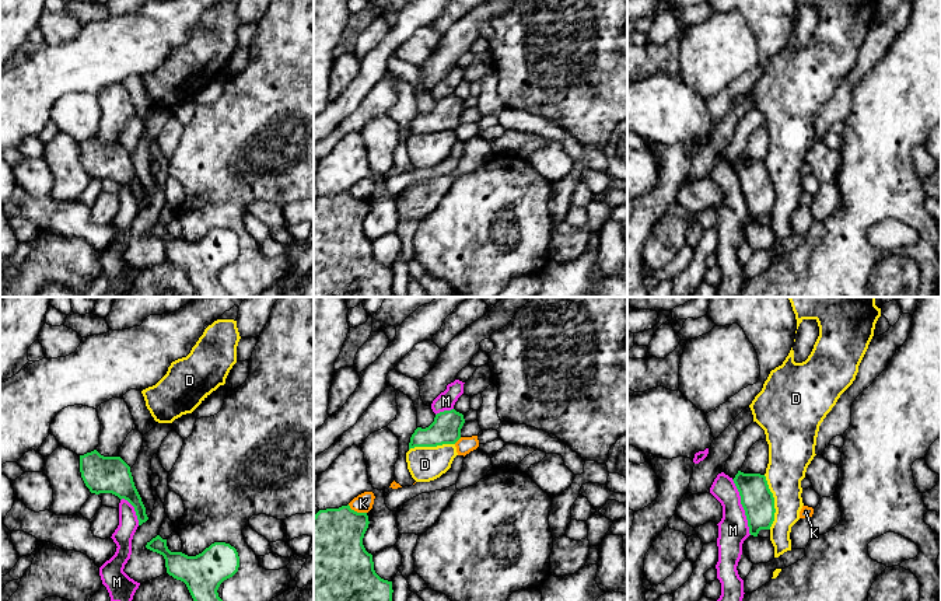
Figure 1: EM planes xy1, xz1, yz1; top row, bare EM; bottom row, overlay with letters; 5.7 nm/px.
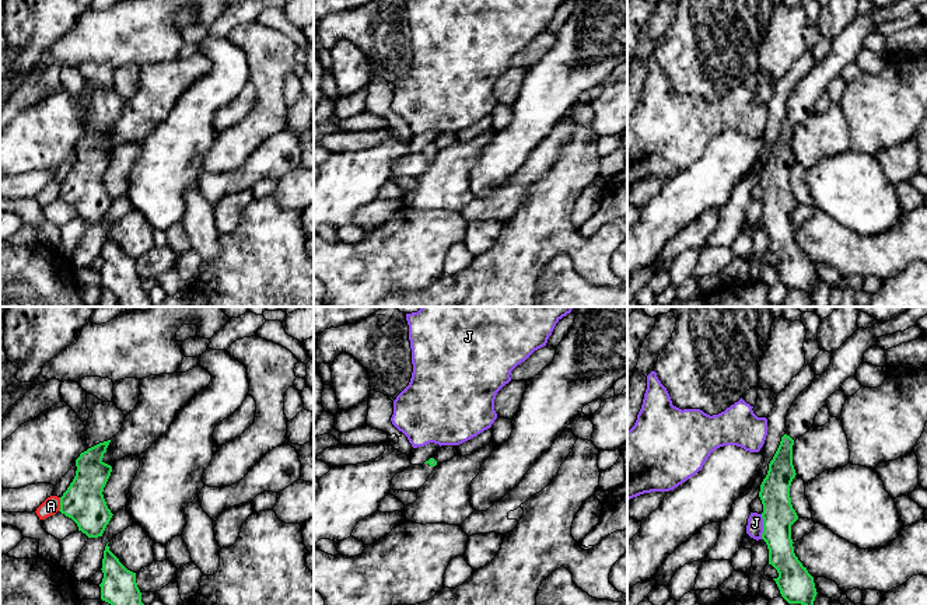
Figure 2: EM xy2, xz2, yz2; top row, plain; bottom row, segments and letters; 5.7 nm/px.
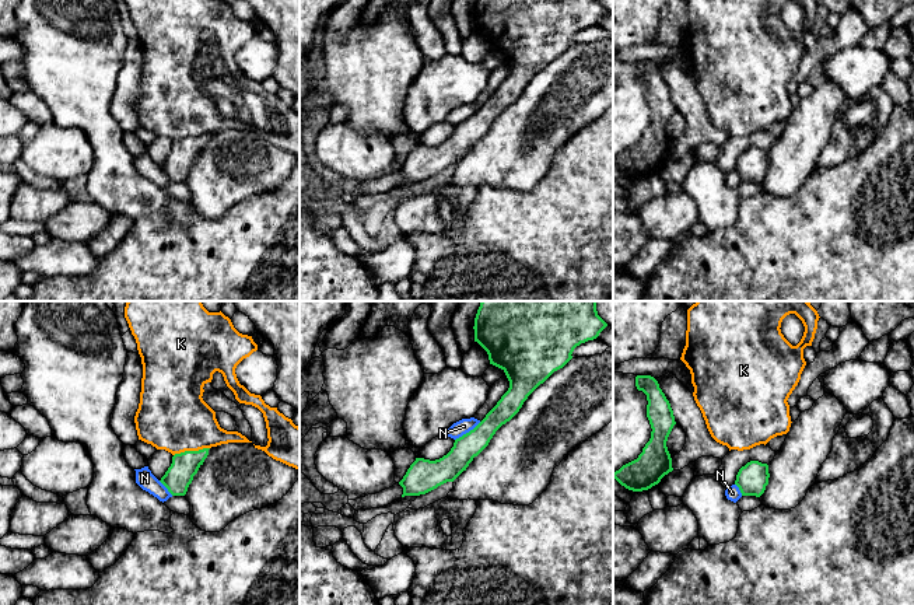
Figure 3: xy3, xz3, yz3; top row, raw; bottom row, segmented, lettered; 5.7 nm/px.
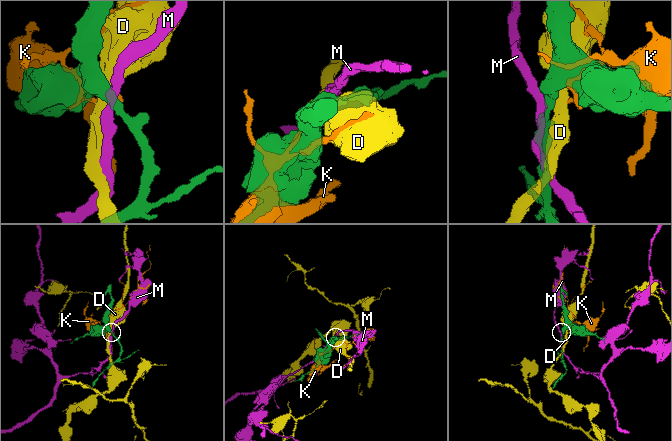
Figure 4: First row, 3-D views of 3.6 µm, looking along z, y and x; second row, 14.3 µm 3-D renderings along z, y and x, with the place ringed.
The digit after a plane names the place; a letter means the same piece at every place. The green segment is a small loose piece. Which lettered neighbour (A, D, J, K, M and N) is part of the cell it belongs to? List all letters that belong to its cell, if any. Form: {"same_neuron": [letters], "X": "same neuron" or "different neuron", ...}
{"same_neuron": [], "A": "different neuron", "D": "different neuron", "J": "different neuron", "K": "different neuron", "M": "different neuron", "N": "different neuron"}

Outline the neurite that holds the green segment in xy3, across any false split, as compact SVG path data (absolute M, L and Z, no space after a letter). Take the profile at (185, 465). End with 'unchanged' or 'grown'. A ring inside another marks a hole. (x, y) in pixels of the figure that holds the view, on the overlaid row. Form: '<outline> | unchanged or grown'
M210 448L185 451L172 457L172 464L161 478L161 483L172 496L185 496L193 476L203 465Z | unchanged

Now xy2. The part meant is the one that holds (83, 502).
M87 394L87 408L90 417L84 426L88 450L76 459L76 476L60 497L59 511L71 518L88 538L98 538L113 515L102 494L112 466L102 458L126 416L113 401L102 402L91 394Z | grown

